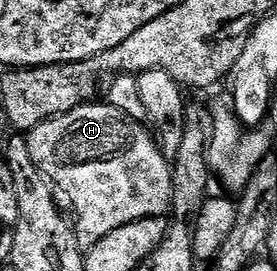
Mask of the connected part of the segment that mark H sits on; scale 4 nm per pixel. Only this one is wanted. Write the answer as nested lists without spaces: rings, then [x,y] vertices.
[[[97,105],[77,106],[27,134],[31,160],[60,193],[62,190],[69,197],[77,217],[77,245],[82,251],[99,244],[103,236],[123,228],[123,224],[164,215],[173,201],[173,172],[154,135],[125,111]]]

